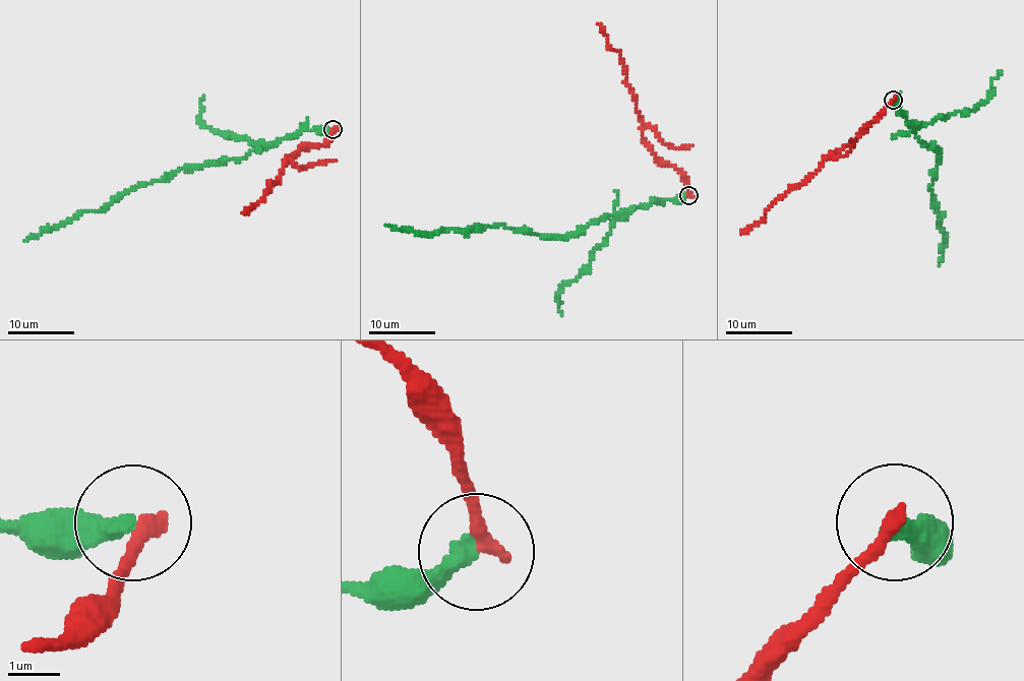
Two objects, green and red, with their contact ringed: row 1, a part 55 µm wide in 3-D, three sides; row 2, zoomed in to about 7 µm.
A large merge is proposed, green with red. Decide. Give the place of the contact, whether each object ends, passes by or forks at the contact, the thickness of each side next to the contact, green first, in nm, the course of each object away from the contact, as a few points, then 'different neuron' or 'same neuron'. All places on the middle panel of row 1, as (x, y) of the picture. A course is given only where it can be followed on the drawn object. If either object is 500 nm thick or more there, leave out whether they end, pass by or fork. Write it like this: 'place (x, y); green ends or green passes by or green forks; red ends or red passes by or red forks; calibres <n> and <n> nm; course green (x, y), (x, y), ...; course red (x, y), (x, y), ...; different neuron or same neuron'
place (688, 195); green ends; red ends; calibres 360 and 300 nm; course green (688, 195), (658, 198), (621, 210), (561, 238), (495, 225), (432, 235), (384, 226); course red (688, 195), (687, 182), (662, 163), (644, 139), (643, 121), (620, 55), (608, 45), (598, 24); different neuron

